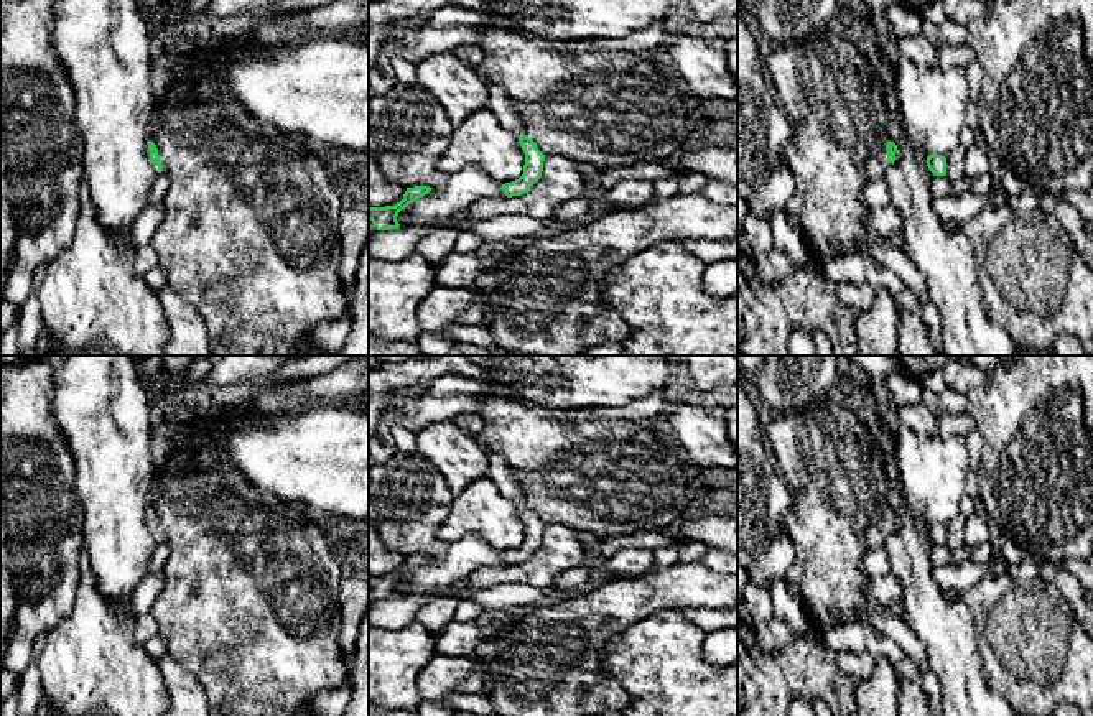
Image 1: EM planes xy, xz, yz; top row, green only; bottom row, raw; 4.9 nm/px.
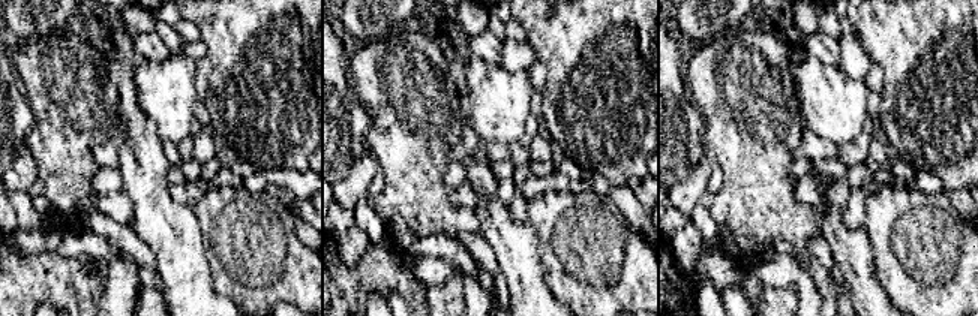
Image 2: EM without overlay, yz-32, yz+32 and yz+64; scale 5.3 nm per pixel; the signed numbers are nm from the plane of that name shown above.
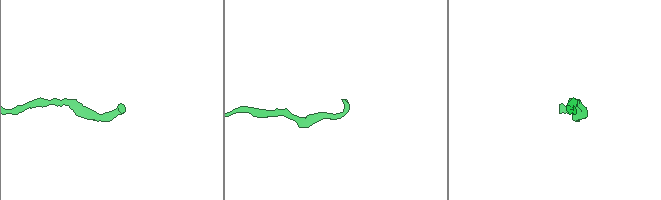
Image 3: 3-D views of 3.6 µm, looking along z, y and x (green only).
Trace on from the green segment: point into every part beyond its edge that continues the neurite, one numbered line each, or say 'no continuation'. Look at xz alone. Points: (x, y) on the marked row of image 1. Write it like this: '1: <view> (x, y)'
1: xz (499, 104)

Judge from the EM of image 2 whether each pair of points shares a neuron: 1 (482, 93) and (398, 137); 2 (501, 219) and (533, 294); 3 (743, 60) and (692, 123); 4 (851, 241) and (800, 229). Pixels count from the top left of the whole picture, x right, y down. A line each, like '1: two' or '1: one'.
1: two
2: one
3: two
4: two

